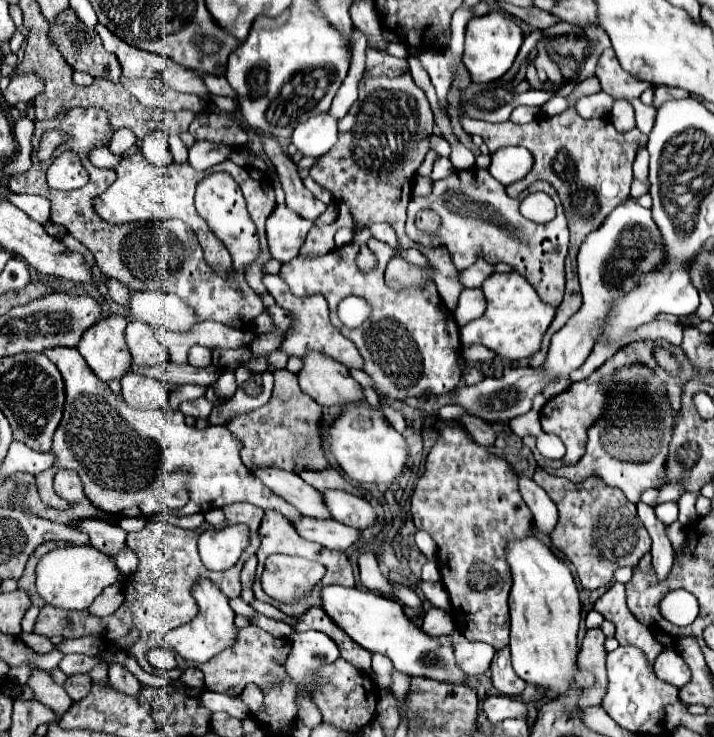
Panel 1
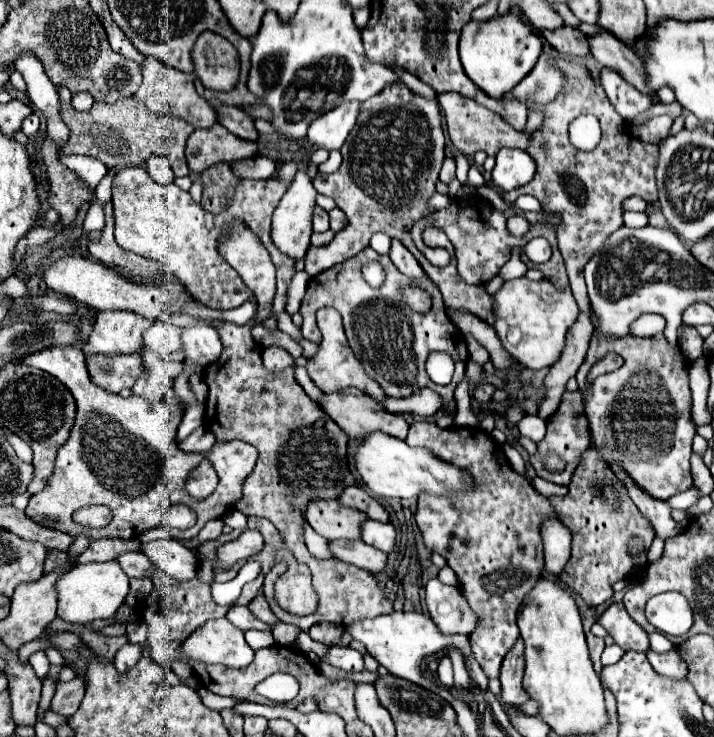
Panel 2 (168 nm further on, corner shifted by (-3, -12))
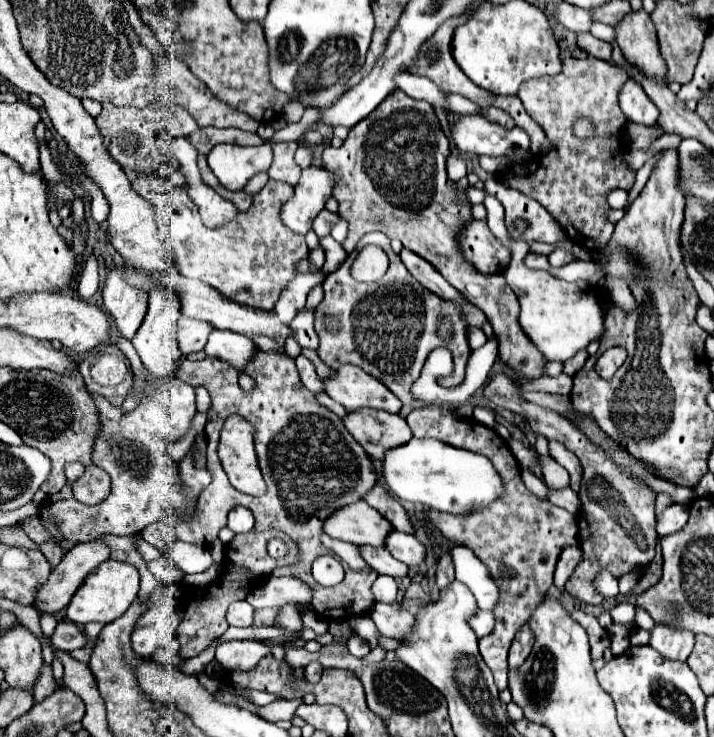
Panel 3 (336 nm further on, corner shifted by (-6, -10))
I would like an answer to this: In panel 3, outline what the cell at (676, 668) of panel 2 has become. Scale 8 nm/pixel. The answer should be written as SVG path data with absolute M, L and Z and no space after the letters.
M661 624L653 628L651 640L649 640L649 646L655 648L661 656L669 660L679 660L679 662L685 662L689 658L693 644L695 644L695 636L691 632L661 626Z

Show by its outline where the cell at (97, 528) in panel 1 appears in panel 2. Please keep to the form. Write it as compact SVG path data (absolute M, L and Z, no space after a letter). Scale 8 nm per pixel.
M124 552L116 560L130 578L150 578L154 574L154 564L142 552Z

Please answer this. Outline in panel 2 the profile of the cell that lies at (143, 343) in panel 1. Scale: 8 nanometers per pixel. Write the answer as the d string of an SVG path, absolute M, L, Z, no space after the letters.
M154 322L144 332L144 344L158 352L164 360L184 360L182 350L182 328L172 326L168 322Z

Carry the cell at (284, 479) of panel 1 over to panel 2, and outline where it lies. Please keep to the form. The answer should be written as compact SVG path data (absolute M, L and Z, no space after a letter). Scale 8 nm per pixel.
M314 500L306 510L308 524L328 540L360 540L360 524L366 518L338 500Z

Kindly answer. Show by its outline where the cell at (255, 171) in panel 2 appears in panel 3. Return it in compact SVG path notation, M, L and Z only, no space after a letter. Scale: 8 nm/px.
M257 172L253 178L251 178L251 182L247 182L247 190L249 190L249 194L255 194L255 192L259 192L261 188L263 188L263 184L269 180L269 176L267 176L267 172Z

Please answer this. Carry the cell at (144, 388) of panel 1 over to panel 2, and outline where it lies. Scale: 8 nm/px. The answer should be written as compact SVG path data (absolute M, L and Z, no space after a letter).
M150 348L140 350L142 362L144 362L144 372L134 384L134 394L144 396L148 400L162 400L174 384L174 378L182 372L182 362L174 360L160 360L156 352Z

